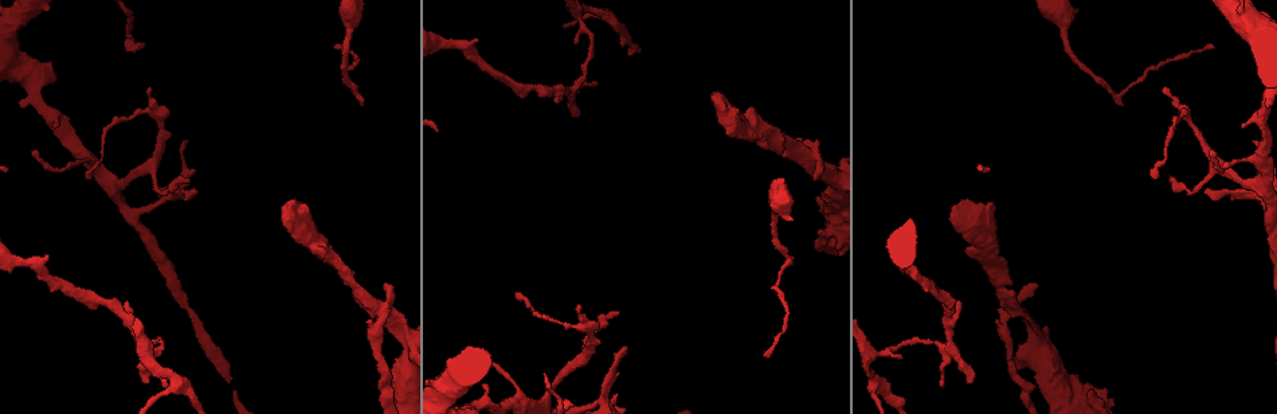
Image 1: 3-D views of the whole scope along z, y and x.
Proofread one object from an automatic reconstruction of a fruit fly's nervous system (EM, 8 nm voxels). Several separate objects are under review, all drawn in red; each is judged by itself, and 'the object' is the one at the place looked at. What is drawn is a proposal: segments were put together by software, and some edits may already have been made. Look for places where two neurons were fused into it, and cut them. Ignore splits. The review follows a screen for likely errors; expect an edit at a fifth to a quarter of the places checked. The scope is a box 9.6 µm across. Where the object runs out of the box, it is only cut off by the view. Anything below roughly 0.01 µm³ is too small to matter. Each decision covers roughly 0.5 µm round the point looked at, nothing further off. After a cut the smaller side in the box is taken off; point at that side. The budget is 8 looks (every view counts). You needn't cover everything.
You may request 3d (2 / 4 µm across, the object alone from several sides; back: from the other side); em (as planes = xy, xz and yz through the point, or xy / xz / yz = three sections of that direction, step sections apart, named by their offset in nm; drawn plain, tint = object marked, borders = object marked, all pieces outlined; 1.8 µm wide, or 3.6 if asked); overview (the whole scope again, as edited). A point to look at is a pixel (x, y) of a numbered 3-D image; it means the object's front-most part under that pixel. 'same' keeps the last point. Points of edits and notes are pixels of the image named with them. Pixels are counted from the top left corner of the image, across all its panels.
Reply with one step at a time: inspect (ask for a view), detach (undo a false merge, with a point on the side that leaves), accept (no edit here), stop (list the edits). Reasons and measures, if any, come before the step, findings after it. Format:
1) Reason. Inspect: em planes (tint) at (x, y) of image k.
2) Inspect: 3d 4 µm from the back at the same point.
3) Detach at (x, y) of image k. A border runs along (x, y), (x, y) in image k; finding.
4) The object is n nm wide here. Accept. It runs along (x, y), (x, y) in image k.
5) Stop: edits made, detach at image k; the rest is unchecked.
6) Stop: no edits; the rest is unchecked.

Calibre changes. Inspect: em 3.6 µm yz step 4 (tint) at (899, 258) of image 1.

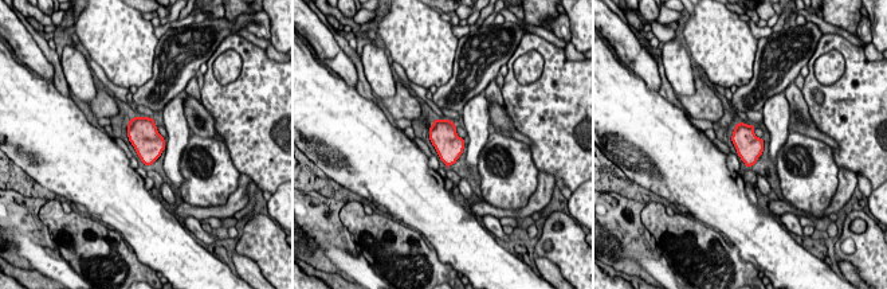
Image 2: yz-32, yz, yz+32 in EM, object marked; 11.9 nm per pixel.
Cut it another way. Inspect: em 3.6 µm xy step 16 (tint) at the same point.

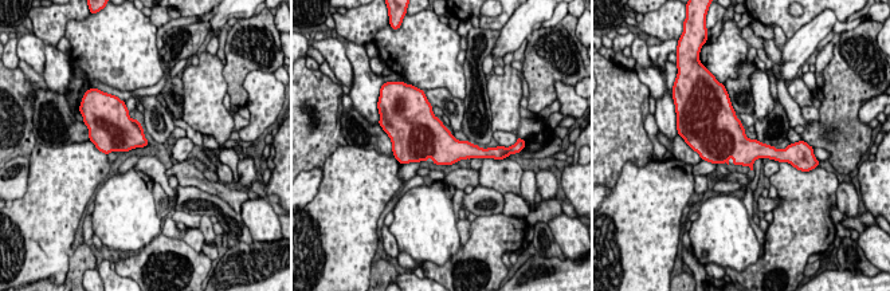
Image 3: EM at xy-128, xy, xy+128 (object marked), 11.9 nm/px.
Accept. Continuous, no second neuron.

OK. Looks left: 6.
Inspect: em planes (plain) at (572, 90) of image 1.

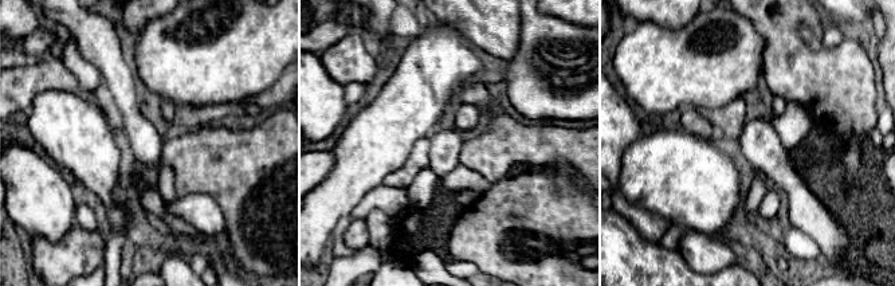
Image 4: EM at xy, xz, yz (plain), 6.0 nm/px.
Inspect: em planes (tint) at the same point.

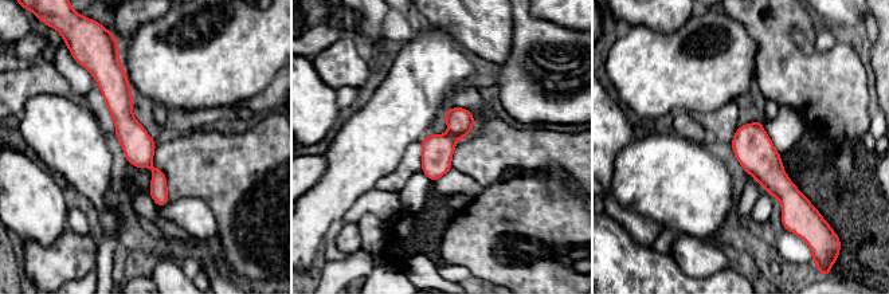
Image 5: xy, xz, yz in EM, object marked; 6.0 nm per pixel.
Detach at (459, 121) of image 5. Two neurons meet here.

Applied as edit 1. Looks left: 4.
Inspect: overview.

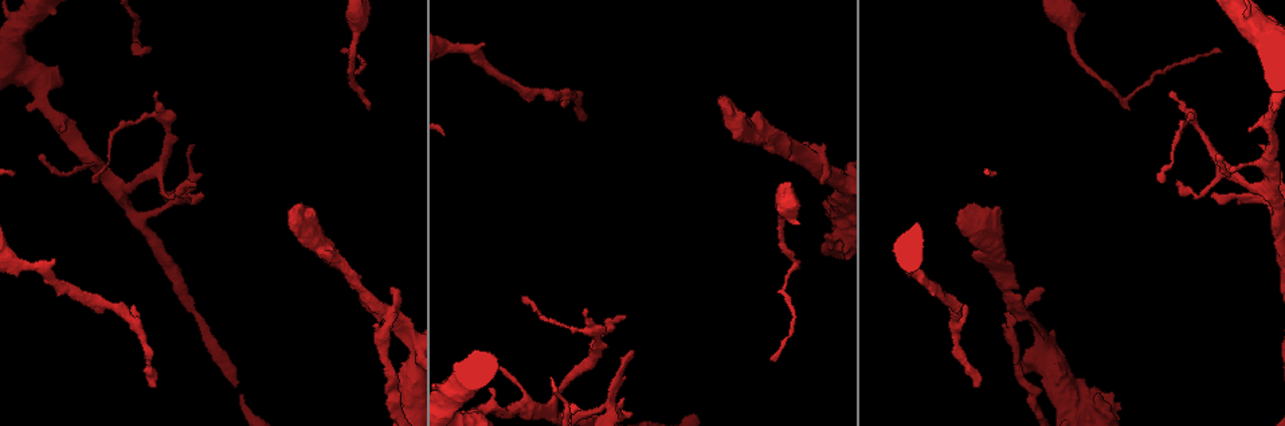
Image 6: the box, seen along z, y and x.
Inspect: em 3.6 µm planes (tint) at (1021, 314) of image 6.

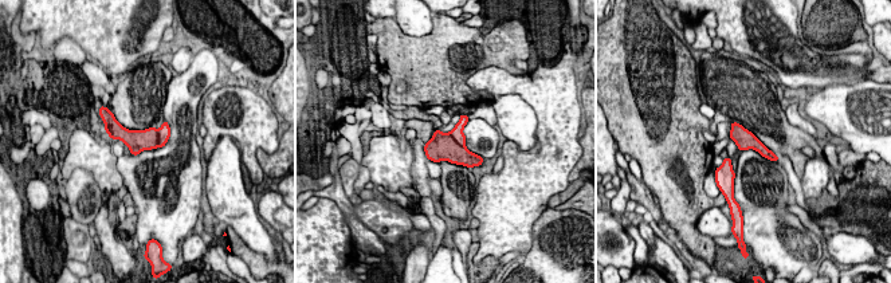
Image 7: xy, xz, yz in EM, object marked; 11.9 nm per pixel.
Detach at (456, 133) of image 7. A border runs along (448, 133), (464, 148) in image 7; two neurons meet here.

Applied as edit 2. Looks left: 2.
Stop: edits made, detach at image 5, detach at image 7; the rest is unchecked.

